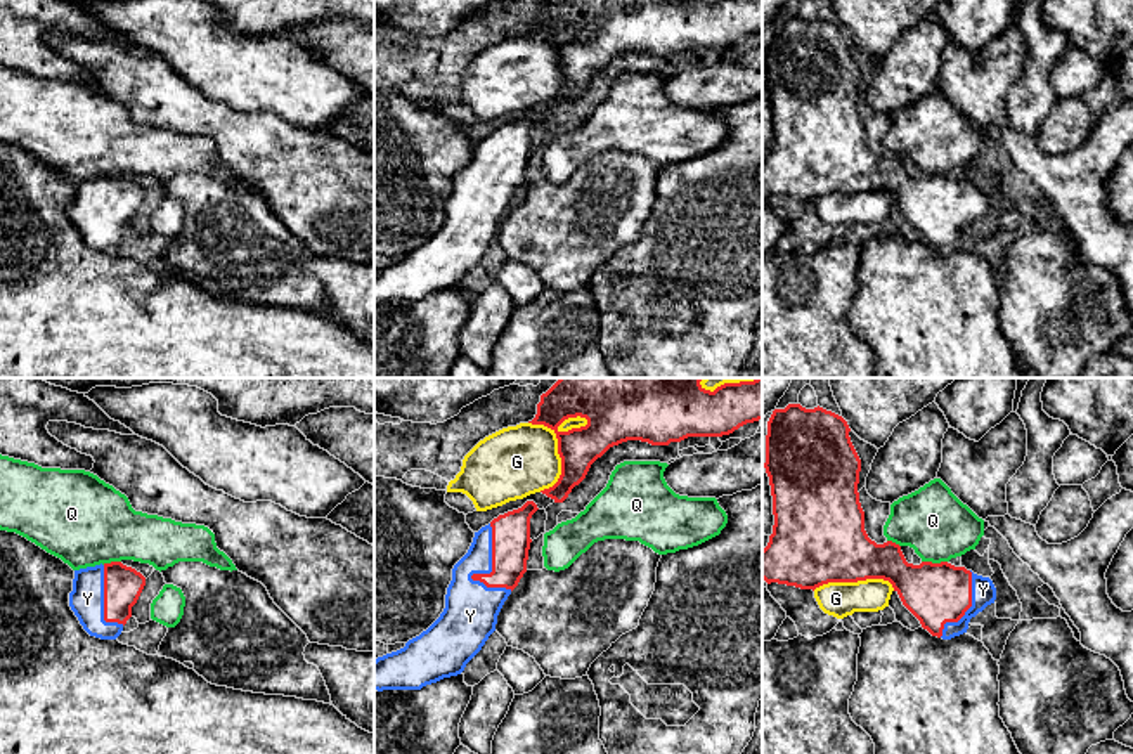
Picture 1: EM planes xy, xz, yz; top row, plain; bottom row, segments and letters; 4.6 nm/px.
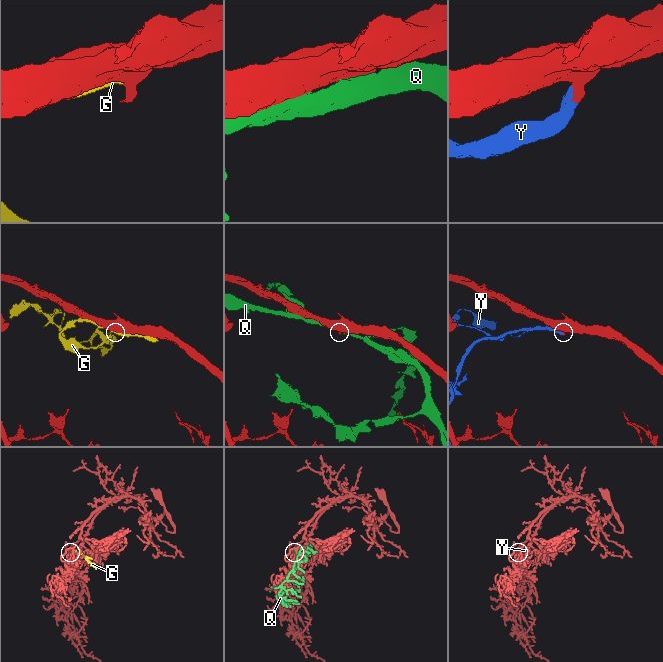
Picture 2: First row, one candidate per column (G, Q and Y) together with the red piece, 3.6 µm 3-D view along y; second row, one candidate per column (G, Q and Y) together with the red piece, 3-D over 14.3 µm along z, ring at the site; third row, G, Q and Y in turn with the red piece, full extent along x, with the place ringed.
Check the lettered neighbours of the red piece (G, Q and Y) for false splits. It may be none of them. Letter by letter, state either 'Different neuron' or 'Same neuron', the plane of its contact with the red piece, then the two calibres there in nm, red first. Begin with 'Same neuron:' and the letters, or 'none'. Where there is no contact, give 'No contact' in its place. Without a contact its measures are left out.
Same neuron: Y
G: Different neuron. Touches red in xz. Thickness 190 nm (red) against 320 nm
Q: Different neuron. Touches red in yz. Thickness 280 nm (red) against 320 nm
Y: Same neuron. Touches red in xz. Thickness 180 nm (red) against 260 nm

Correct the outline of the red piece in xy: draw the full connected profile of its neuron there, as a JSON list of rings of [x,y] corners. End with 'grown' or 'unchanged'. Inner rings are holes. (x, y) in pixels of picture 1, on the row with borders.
[[[121,562],[80,569],[74,570],[69,607],[90,636],[116,640],[144,586],[146,577]]] | grown

